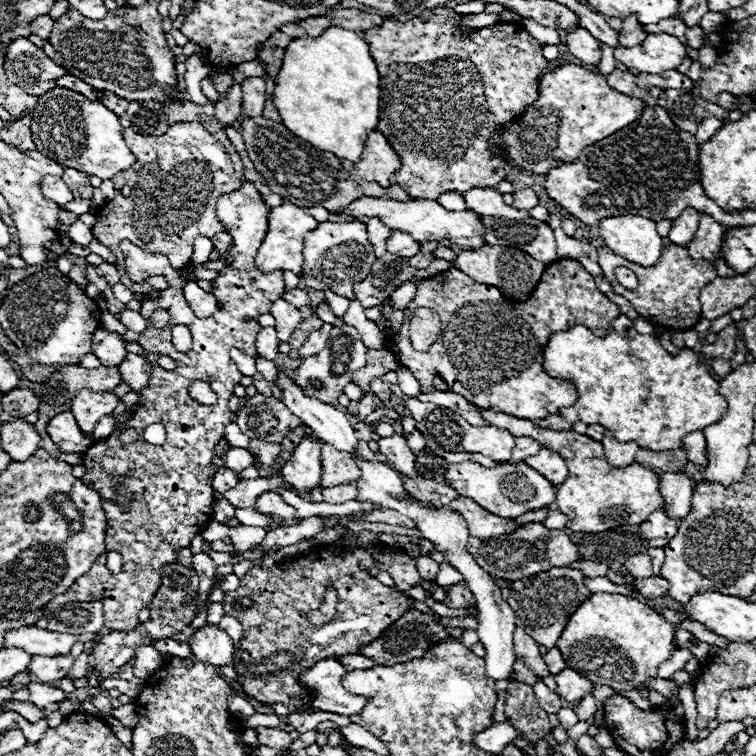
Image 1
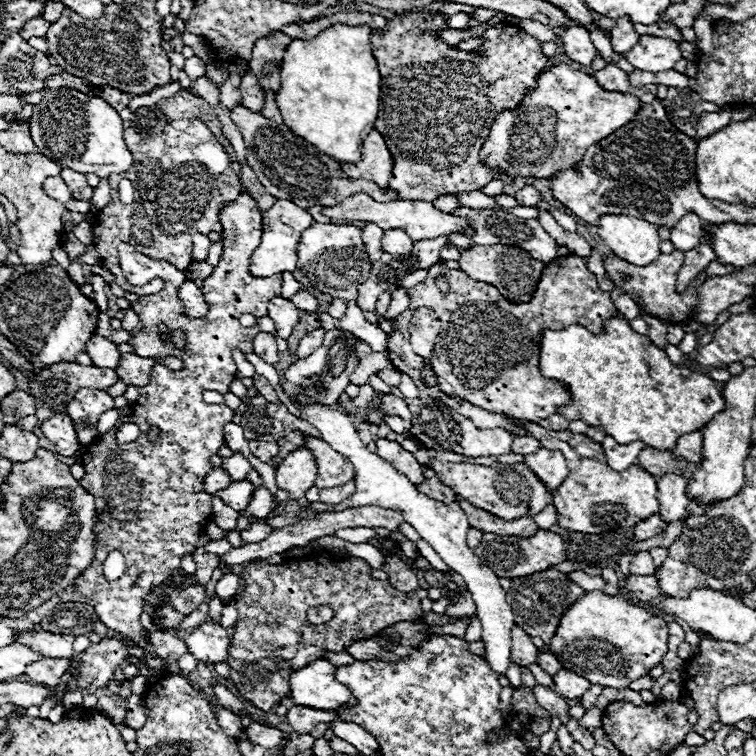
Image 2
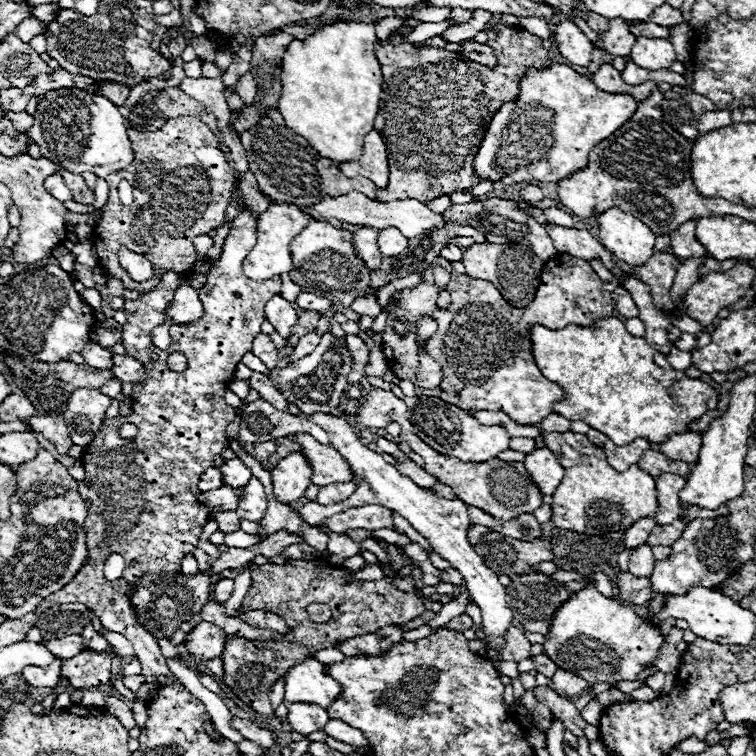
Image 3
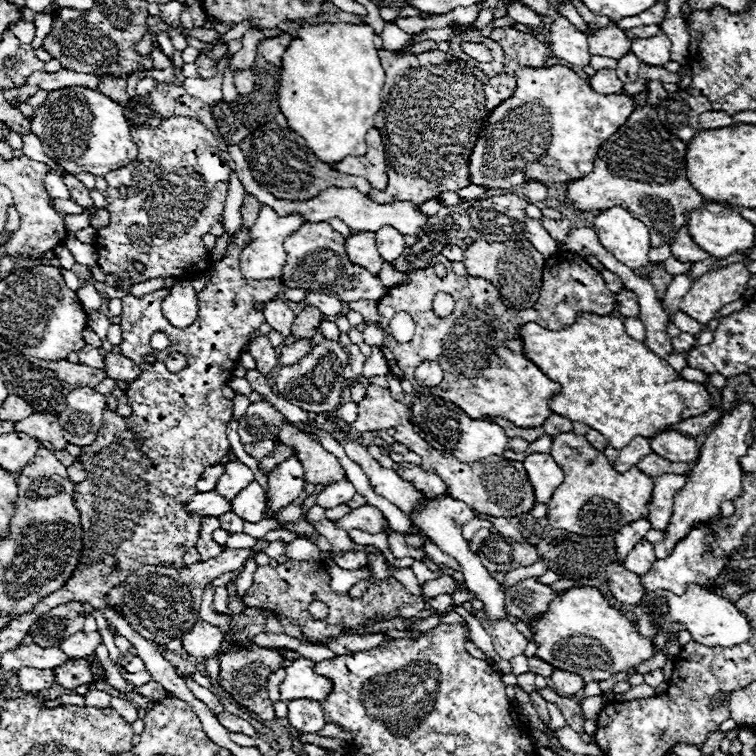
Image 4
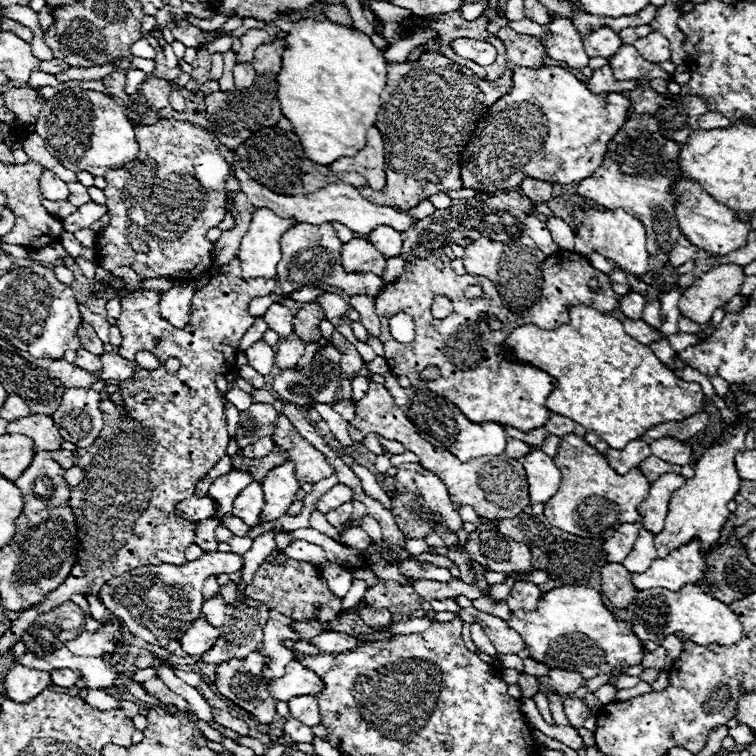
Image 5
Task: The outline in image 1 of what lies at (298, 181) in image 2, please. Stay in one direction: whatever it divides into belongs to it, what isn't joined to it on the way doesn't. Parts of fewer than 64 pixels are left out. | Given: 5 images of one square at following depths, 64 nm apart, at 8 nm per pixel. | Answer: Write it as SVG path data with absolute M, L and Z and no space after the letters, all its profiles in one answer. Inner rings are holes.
M258 116L258 118L248 118L242 124L244 124L242 136L244 136L246 152L250 160L254 162L254 168L258 170L258 174L268 182L272 192L280 194L284 200L292 204L298 204L300 208L322 206L328 212L336 212L336 210L346 210L350 202L364 196L412 200L412 196L408 196L402 186L392 184L388 190L384 190L376 182L364 182L364 180L352 178L342 168L340 158L316 146L310 146L306 140L292 136L292 132L288 132L280 122Z

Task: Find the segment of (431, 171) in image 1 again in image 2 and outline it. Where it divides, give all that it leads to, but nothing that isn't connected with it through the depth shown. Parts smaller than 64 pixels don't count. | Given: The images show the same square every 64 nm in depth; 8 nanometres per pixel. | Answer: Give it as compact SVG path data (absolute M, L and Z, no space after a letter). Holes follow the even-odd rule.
M412 12L408 16L394 16L386 28L372 30L372 54L382 74L380 114L376 130L384 136L386 146L394 158L394 170L390 178L392 190L398 190L404 200L436 200L440 194L460 194L484 188L490 180L502 174L500 168L486 168L480 162L480 150L490 134L490 126L496 114L520 106L524 94L536 88L536 76L546 68L548 58L542 52L540 42L514 24L496 24L488 28L480 40L484 56L458 50L440 42L440 34L448 28L448 18L442 14L430 16L430 12Z

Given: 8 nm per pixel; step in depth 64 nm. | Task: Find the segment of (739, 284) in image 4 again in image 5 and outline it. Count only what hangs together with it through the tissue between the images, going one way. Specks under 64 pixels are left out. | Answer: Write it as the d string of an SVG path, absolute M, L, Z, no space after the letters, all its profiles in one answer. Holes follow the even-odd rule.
M738 264L710 268L682 294L678 302L680 314L698 324L708 324L714 310L722 308L740 294L744 276L744 268Z

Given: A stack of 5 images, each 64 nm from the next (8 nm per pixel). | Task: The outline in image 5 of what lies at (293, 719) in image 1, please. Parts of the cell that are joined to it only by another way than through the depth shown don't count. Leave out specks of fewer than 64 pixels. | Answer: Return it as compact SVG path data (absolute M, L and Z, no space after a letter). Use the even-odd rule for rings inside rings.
M306 696L304 698L290 698L288 706L290 706L290 716L300 720L302 724L306 724L310 728L322 724L316 698L306 698Z

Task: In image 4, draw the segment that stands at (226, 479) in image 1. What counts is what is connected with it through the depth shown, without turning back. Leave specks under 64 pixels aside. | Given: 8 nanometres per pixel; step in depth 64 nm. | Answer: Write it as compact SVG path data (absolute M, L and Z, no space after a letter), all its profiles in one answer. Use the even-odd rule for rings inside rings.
M216 464L216 466L208 468L208 470L204 470L204 474L200 476L200 480L196 482L196 490L198 490L198 492L214 490L214 488L216 488L216 482L218 482L218 478L220 478L220 474L222 474L222 464Z

